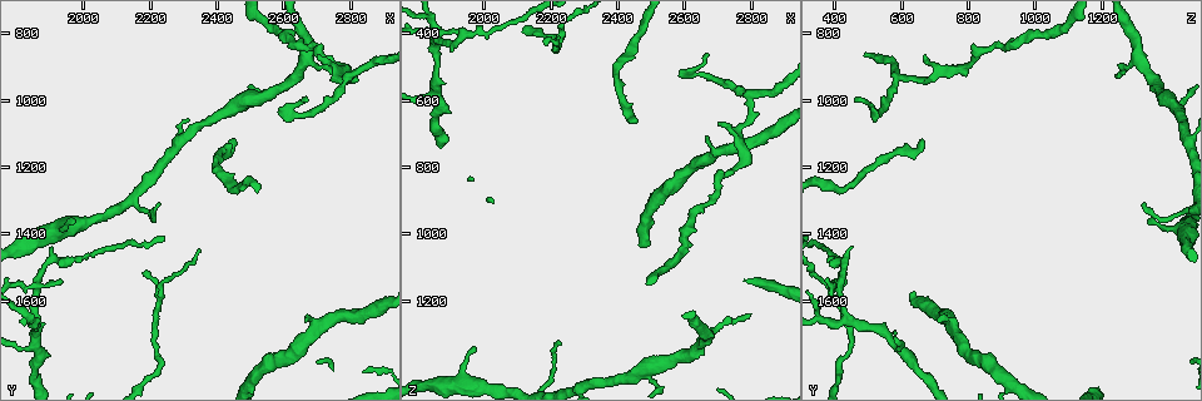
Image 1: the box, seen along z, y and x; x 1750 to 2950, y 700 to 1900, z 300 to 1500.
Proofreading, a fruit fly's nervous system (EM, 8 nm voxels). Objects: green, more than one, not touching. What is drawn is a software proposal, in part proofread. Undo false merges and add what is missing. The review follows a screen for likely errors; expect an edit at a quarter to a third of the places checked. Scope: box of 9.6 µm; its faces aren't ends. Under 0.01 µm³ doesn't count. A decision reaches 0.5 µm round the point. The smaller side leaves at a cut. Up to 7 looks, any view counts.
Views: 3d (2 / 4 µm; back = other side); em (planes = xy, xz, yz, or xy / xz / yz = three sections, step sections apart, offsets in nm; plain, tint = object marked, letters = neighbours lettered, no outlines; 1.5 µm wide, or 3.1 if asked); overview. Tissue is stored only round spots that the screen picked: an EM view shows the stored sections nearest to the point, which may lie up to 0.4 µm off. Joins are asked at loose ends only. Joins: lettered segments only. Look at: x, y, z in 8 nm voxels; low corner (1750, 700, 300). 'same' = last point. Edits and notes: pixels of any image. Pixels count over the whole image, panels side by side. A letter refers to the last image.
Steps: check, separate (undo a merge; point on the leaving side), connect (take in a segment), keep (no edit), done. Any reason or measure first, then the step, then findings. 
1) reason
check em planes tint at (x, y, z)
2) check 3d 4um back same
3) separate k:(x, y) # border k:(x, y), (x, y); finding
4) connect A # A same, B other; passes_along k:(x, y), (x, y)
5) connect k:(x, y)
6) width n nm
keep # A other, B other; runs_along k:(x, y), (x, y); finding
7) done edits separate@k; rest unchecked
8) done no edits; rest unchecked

thin neck
check em xz step 4 letters at (1840, 1550, 400)

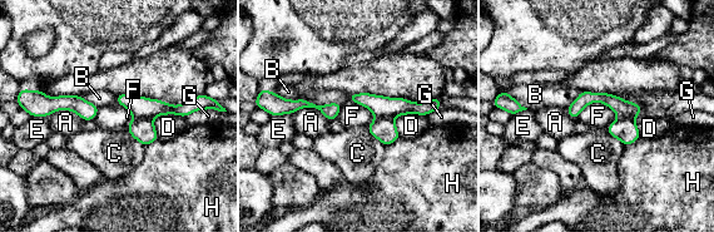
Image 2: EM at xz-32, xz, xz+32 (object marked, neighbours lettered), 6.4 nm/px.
separate 2:(142, 108) # A other, B other, C other, D other, E other, F other, G other, H other; part_leaving 2:(351, 97), (381, 107), (432, 103); two neurons meet here

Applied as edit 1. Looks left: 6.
tapers out
check em yz step 4 letters at (2450, 1120, 660)

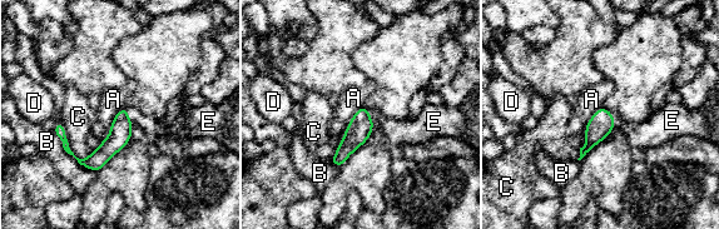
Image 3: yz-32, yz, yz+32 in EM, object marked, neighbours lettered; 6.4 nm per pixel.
connect E # A other, B other, C other, D other, E same; passes_along 3:(120, 130), (128, 117), (152, 128); it goes on there

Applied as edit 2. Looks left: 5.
check overview

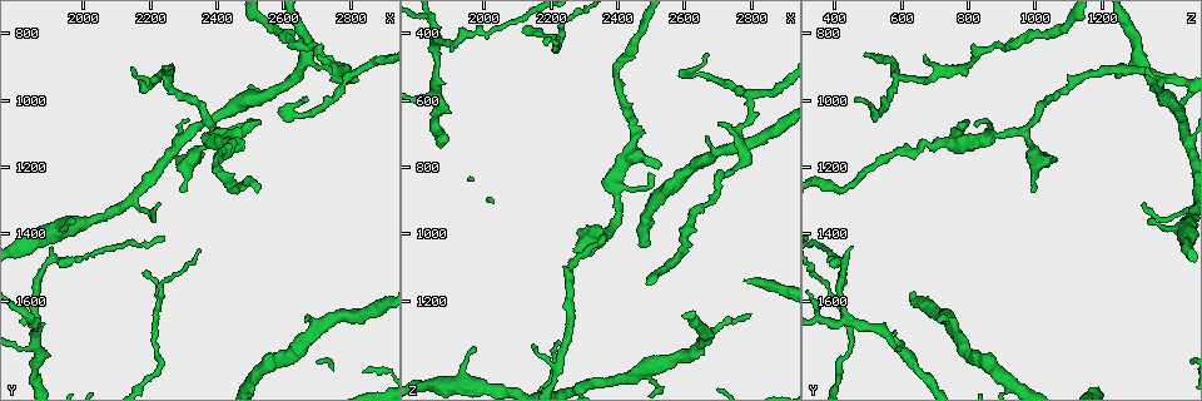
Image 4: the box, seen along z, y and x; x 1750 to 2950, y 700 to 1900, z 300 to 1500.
tapers out
check em planes letters at (2710, 860, 670)

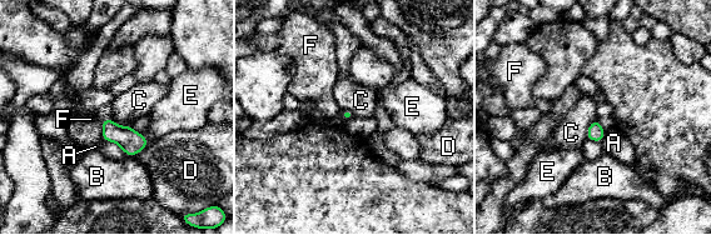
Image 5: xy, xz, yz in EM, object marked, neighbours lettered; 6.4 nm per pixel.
keep # A other, B other, C other, D other, E other, F other; border 5:(596, 118), (590, 125), (586, 138); no lettered segment goes on from it

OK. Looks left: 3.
done edits separate@2, connect@3; rest unchecked

